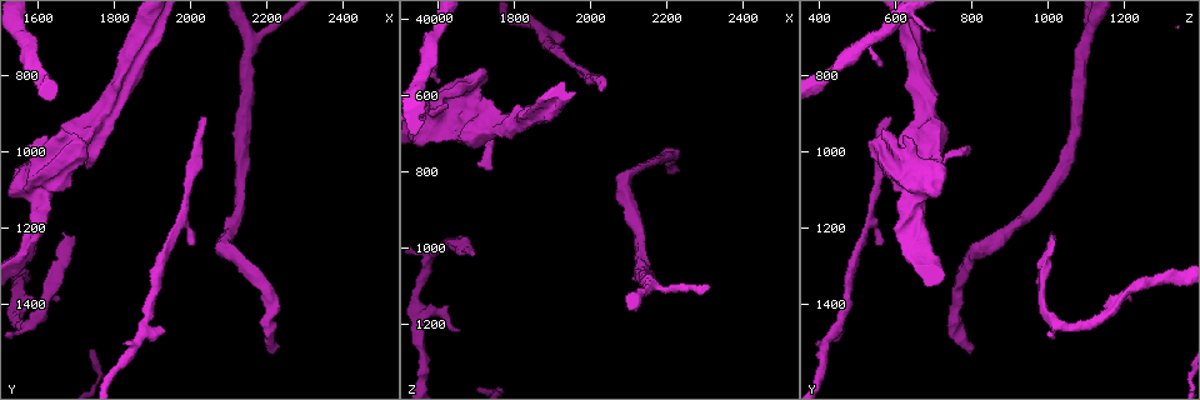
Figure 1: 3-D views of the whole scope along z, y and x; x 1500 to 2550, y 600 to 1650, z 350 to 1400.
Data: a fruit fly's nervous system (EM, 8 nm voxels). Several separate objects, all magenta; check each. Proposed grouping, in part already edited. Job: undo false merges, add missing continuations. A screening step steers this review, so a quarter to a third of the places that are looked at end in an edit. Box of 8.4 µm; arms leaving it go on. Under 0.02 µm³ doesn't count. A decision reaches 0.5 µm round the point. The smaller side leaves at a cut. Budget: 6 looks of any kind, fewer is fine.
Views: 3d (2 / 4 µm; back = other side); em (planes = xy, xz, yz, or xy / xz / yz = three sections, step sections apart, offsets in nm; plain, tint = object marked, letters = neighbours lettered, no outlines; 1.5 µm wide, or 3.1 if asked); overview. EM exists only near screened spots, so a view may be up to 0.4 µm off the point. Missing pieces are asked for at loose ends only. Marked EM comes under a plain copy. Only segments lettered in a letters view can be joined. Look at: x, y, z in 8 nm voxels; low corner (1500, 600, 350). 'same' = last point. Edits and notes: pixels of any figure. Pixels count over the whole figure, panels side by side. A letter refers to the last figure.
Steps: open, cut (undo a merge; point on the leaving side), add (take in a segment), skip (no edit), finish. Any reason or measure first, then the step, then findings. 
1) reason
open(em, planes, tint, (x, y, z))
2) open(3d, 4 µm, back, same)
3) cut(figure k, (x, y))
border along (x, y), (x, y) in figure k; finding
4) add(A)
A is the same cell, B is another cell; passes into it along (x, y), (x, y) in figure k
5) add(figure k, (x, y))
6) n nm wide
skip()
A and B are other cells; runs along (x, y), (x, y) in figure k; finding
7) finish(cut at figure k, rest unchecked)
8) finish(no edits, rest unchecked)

branch stops here
open(em, planes, letters, (1585, 1230, 610))

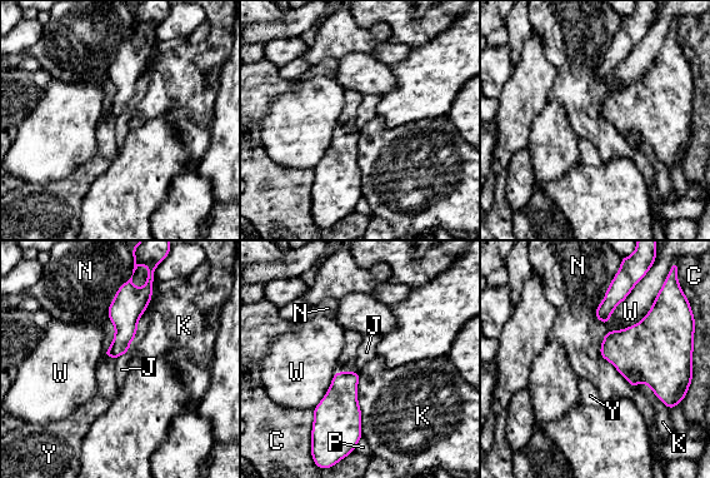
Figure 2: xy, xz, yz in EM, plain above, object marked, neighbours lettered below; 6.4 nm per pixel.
J touches over 600 nm
skip()
C, J, K, N, P, W and Y are other cells; none of them fits

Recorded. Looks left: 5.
open(3d, 4 µm, (1690, 1215, 1015))

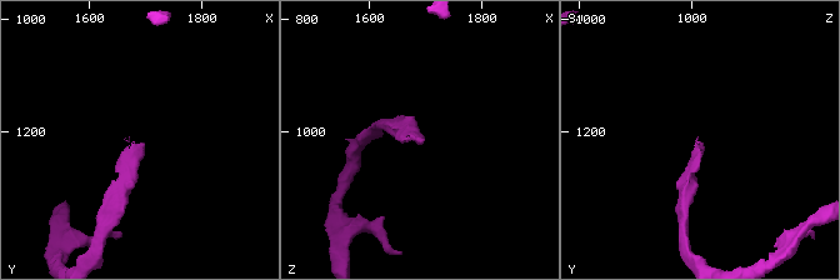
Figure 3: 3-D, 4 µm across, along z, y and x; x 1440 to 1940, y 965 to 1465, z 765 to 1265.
open(em, planes, letters, (1695, 1225, 1015))

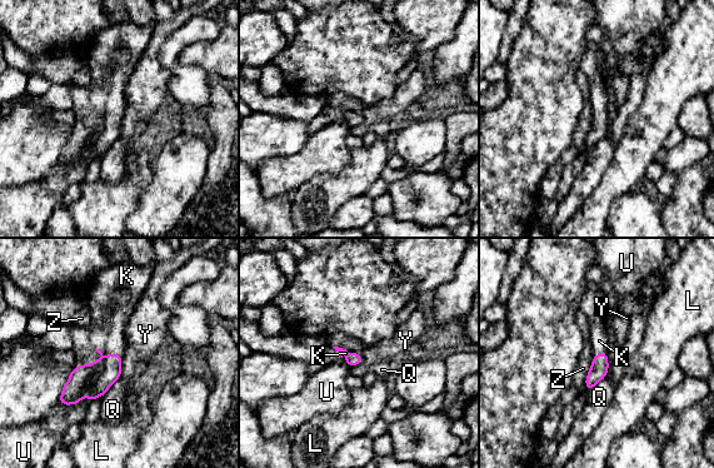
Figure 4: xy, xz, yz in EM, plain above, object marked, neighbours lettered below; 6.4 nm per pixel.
add(K)
K is the same cell, L, Q, U, Y and Z are other cells; passes into it along (81, 381), (109, 354), (111, 339) in figure 4; the neuron continues

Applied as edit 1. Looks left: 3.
see it whole again
open(overview)

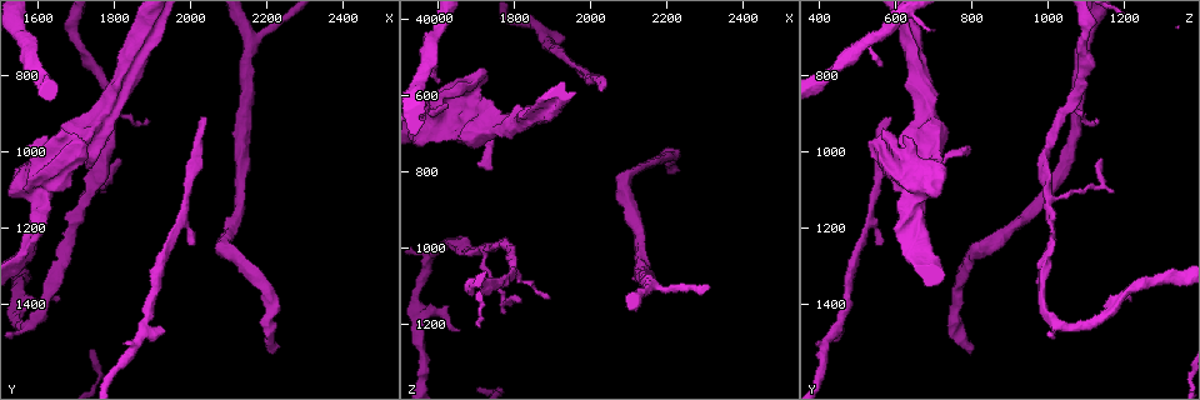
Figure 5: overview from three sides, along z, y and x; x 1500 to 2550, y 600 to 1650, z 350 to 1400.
end of a long branch
open(em, planes, letters, (2225, 1530, 800))

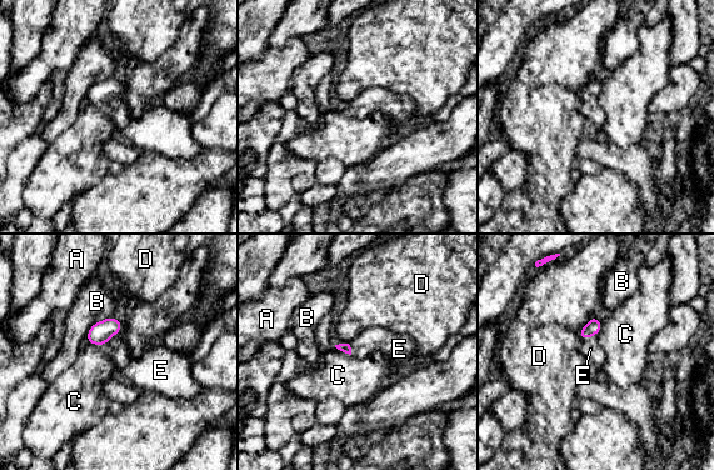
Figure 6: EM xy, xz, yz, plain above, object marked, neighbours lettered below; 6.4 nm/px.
C touches over 260 nm
add(E)
E is the same cell, A, B, C and D are other cells; passes into it along (593, 328), (588, 338), (590, 349) in figure 6; it goes on there

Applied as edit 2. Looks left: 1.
finish(add at figure 4, add at figure 6, rest unchecked)

